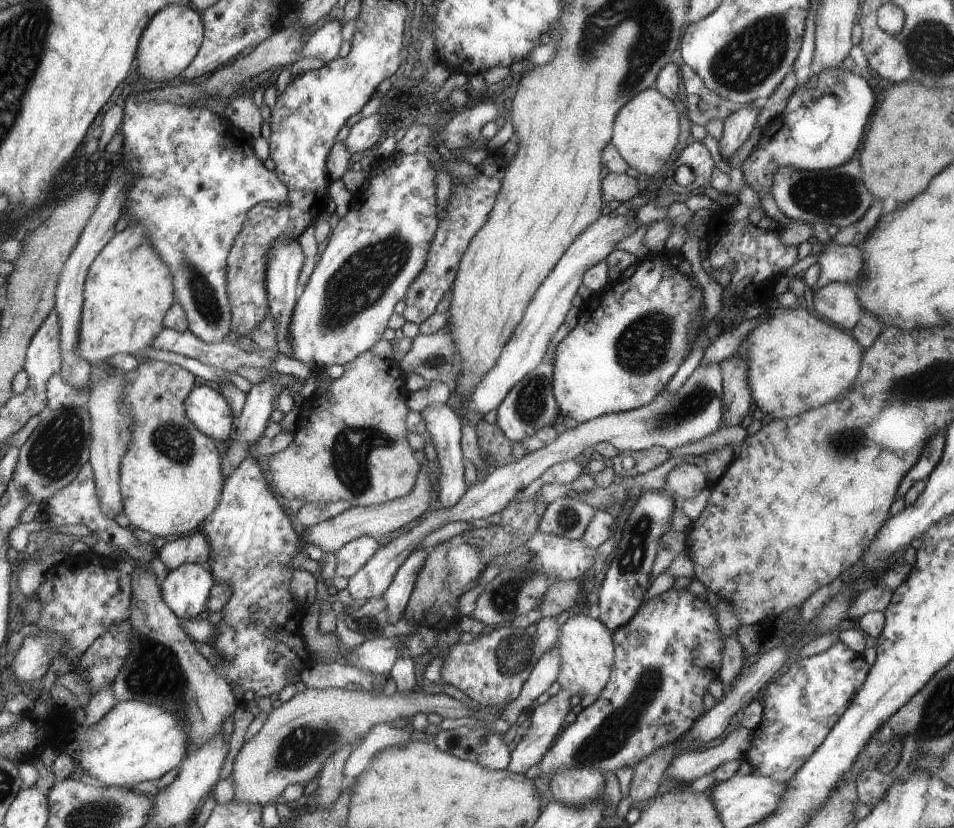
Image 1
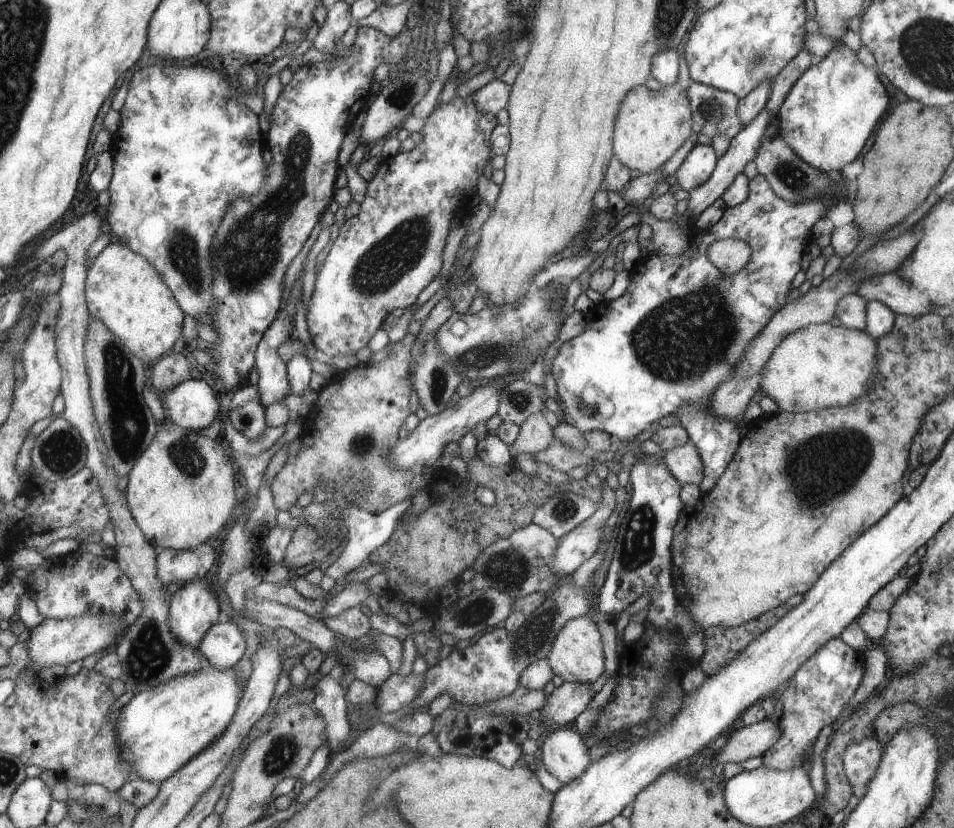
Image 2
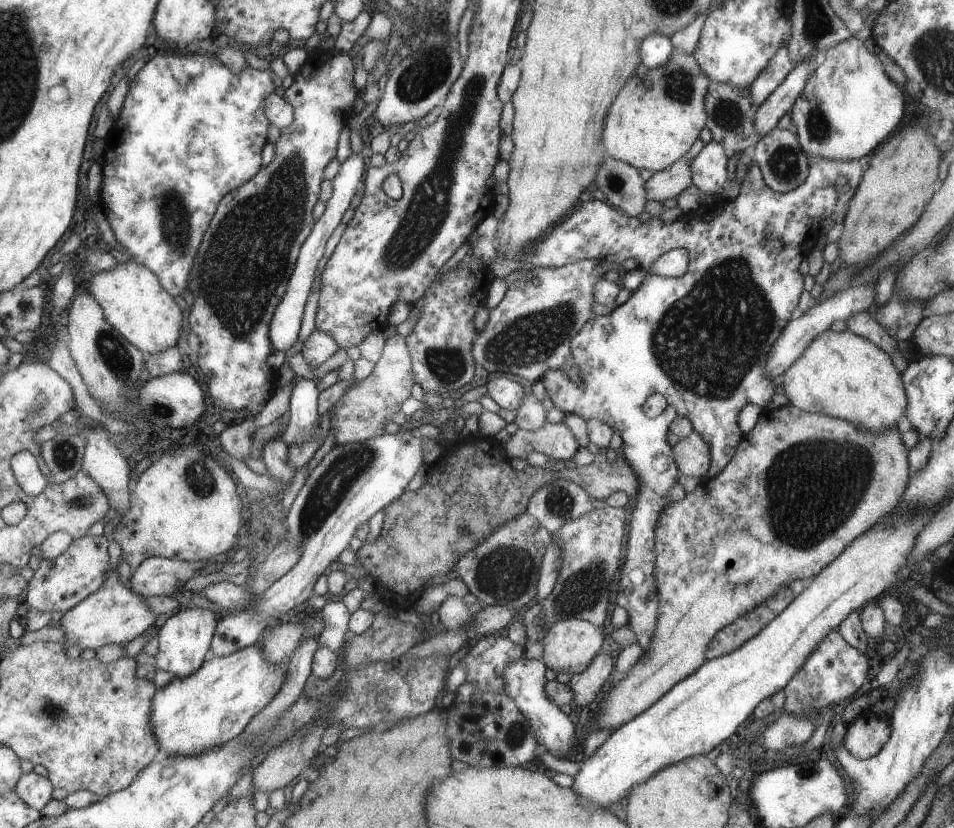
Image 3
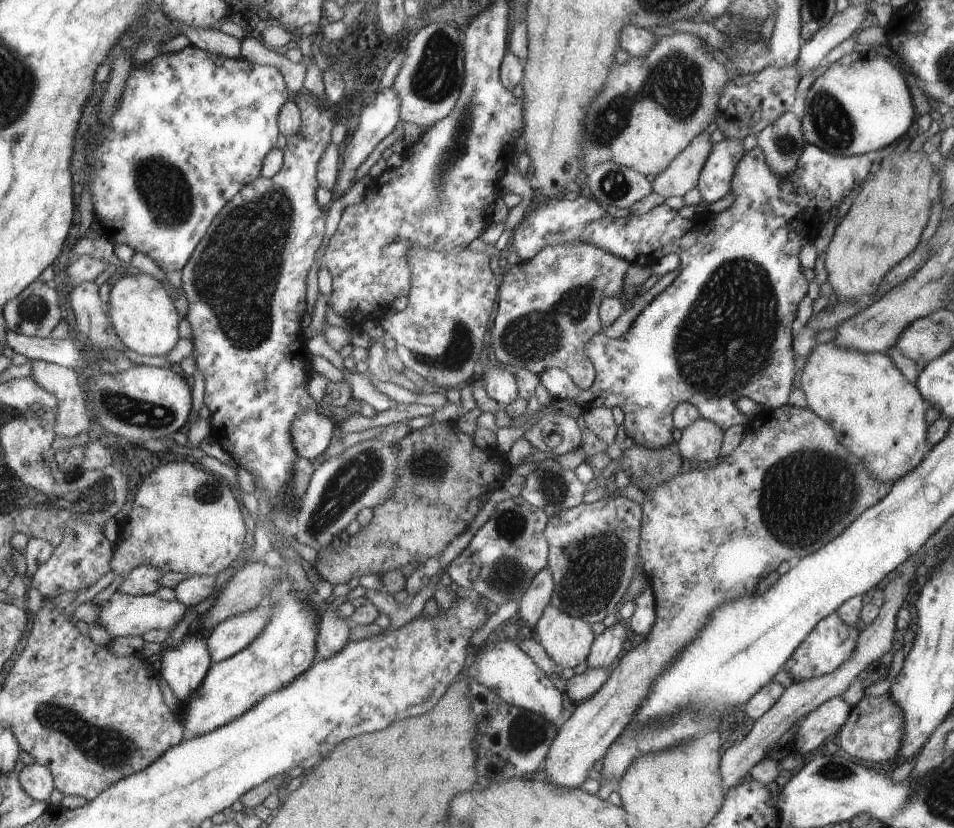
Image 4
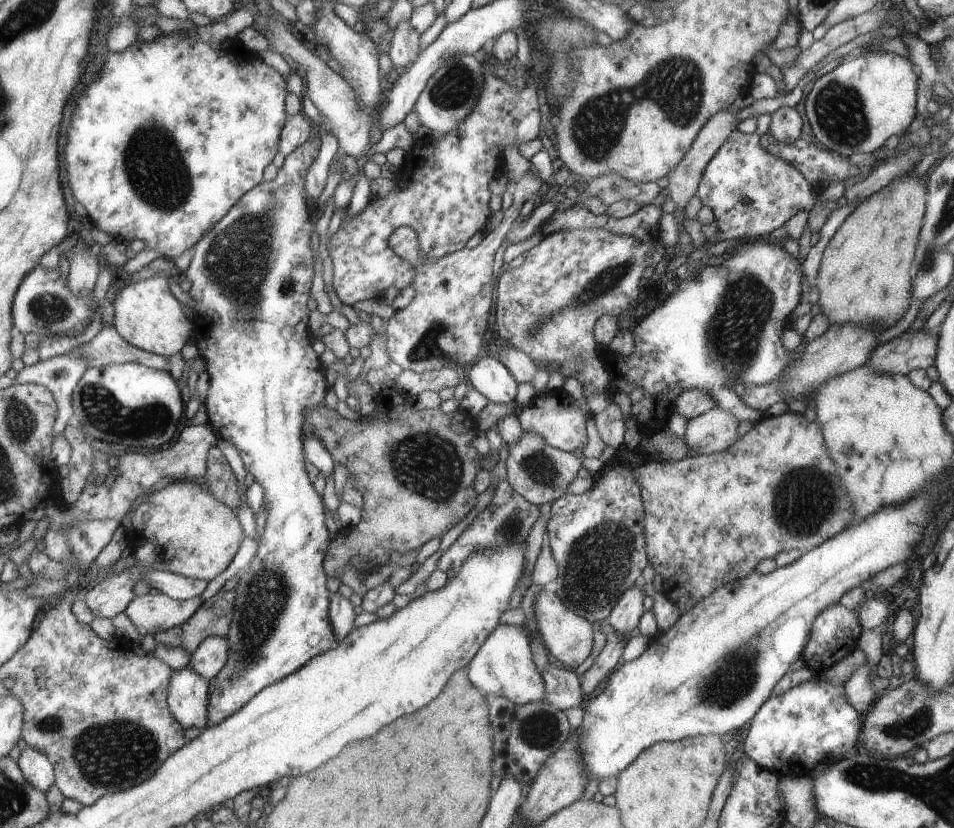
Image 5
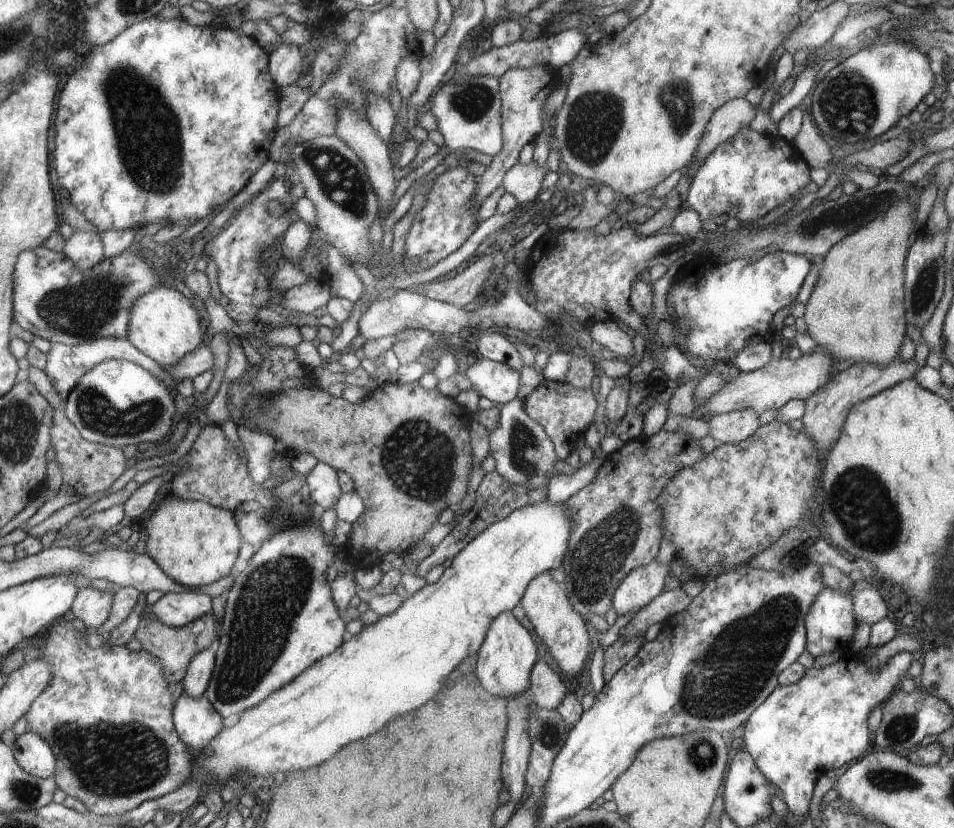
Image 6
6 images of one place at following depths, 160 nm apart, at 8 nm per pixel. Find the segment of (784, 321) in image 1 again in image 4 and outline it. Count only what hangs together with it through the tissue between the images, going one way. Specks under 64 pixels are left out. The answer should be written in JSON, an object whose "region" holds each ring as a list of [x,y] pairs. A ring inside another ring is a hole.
{"region":[[[834,341],[817,345],[802,362],[799,384],[806,395],[807,407],[835,427],[840,442],[862,459],[877,479],[895,484],[930,452],[932,447],[927,445],[930,427],[924,419],[928,404],[915,383],[903,374],[887,353],[867,353],[841,347]]]}

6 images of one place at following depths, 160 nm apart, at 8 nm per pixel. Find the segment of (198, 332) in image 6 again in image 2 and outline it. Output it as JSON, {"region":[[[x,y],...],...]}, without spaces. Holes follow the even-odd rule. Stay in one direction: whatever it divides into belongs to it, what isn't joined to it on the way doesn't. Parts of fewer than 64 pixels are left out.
{"region":[[[113,240],[94,259],[87,271],[85,298],[89,316],[106,324],[106,328],[122,342],[144,365],[151,364],[156,358],[164,357],[172,348],[182,332],[182,308],[174,300],[174,292],[164,282],[163,276],[142,255],[136,254],[118,240]]]}

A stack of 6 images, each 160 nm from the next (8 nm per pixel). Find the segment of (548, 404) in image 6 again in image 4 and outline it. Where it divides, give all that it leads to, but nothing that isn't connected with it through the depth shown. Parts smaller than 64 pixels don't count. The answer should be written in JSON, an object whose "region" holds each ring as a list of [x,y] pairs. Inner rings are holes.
{"region":[[[562,412],[549,413],[527,430],[523,437],[535,450],[555,456],[564,455],[581,446],[581,430],[576,421]]]}

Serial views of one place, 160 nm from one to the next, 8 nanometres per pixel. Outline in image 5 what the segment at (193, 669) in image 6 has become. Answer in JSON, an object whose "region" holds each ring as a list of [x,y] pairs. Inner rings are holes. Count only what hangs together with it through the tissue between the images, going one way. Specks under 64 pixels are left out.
{"region":[[[214,635],[205,638],[196,650],[193,650],[189,664],[208,682],[223,670],[232,654],[228,637]]]}

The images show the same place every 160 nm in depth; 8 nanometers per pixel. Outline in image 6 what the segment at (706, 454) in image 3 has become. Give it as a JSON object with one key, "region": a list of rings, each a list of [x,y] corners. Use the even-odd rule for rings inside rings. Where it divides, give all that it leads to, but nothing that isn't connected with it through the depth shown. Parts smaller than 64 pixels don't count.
{"region":[[[752,409],[730,411],[708,416],[709,435],[722,445],[735,445],[759,429],[759,414]]]}

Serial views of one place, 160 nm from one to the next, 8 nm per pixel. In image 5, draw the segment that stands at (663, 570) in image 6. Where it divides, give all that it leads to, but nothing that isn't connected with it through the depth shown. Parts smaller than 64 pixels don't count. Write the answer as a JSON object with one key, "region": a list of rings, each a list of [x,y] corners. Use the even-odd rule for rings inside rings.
{"region":[[[640,584],[633,586],[627,590],[611,614],[606,619],[606,622],[615,629],[615,633],[623,639],[630,639],[637,636],[640,632],[637,629],[640,617],[645,613],[644,611],[644,591],[640,589]]]}

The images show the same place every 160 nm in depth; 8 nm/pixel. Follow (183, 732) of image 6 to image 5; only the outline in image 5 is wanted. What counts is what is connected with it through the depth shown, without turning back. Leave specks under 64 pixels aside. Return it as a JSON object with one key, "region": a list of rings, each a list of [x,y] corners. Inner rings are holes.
{"region":[[[188,664],[171,672],[167,701],[171,713],[184,726],[206,728],[210,701],[210,682]]]}

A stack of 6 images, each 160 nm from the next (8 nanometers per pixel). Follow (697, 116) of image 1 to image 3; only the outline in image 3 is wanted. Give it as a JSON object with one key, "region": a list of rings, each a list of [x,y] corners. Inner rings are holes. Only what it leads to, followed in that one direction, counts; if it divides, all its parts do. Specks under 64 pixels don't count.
{"region":[[[711,83],[706,96],[707,127],[711,140],[723,146],[730,154],[751,150],[760,140],[756,129],[753,128],[753,116],[758,108],[751,103],[749,88],[740,90],[726,83]]]}

